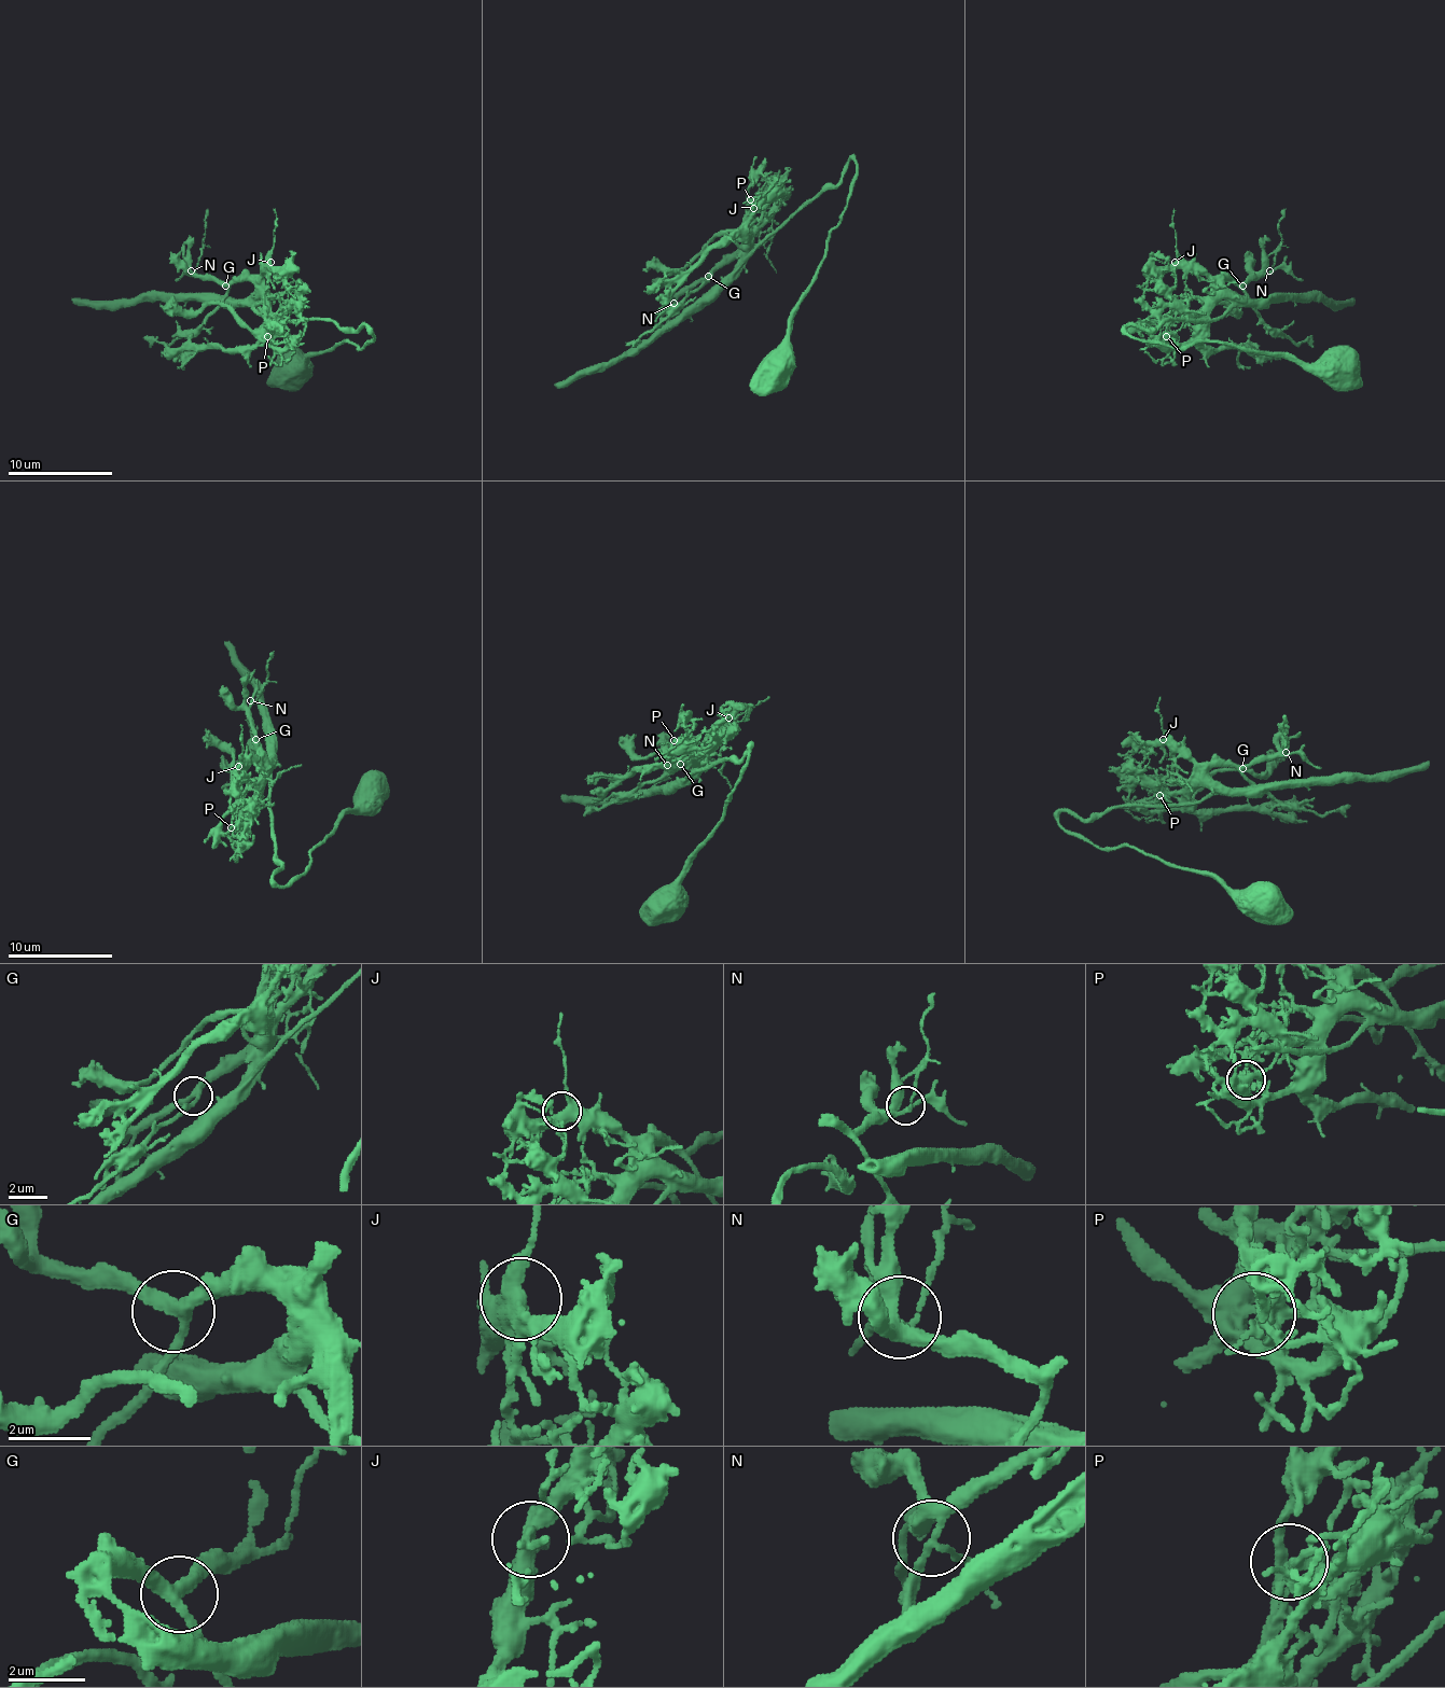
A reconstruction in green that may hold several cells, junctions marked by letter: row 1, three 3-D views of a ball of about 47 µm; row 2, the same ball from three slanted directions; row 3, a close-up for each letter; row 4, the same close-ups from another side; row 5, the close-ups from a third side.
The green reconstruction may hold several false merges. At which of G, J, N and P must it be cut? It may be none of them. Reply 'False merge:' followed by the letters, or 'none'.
False merge: none

